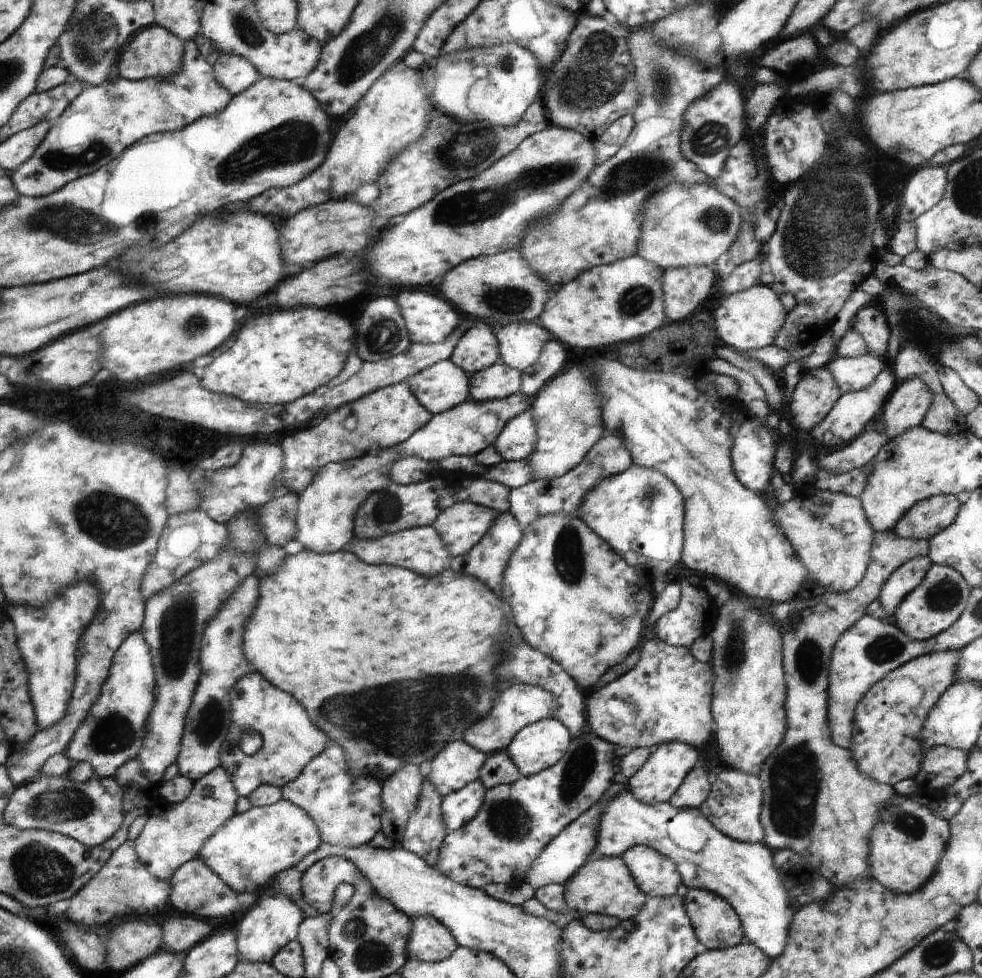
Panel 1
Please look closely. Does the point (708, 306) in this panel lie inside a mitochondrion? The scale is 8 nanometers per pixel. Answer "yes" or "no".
no

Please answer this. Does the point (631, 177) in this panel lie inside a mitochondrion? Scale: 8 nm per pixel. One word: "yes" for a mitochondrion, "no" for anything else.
yes

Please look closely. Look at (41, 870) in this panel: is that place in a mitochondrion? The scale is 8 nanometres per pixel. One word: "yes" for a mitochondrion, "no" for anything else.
yes

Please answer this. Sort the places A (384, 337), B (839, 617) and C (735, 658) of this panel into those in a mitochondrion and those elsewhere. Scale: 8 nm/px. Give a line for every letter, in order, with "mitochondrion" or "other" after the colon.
A: mitochondrion
B: other
C: mitochondrion

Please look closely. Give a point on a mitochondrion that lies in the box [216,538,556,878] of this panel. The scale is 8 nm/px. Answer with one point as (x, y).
(394, 718)

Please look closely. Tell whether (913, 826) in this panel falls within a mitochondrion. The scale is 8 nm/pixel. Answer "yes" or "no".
yes

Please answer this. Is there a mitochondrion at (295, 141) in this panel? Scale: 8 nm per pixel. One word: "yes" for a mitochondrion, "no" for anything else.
yes

